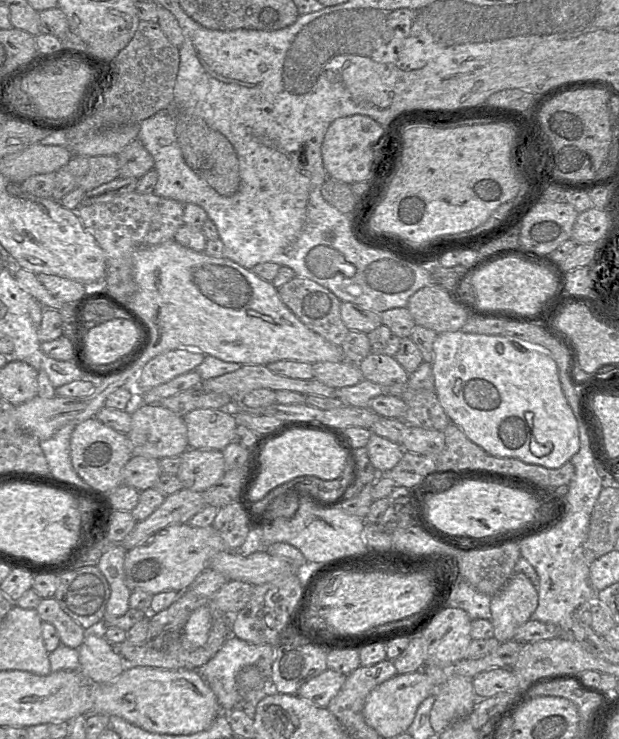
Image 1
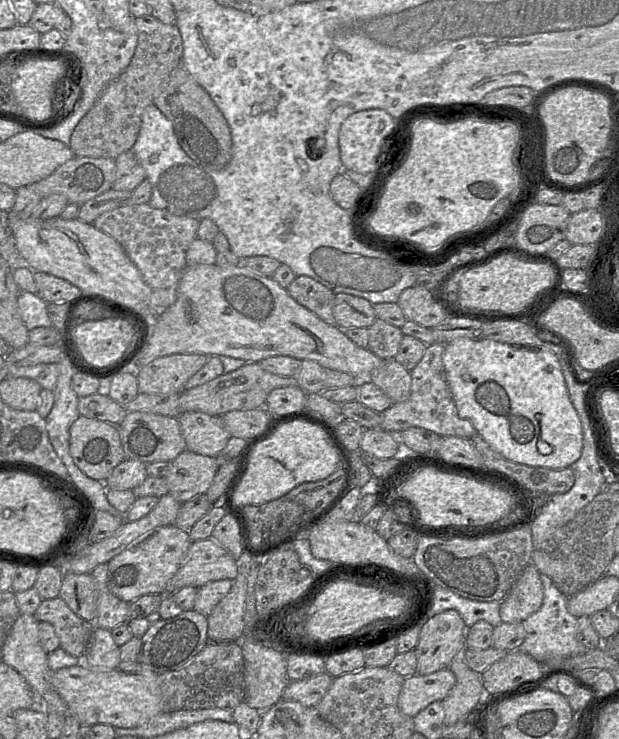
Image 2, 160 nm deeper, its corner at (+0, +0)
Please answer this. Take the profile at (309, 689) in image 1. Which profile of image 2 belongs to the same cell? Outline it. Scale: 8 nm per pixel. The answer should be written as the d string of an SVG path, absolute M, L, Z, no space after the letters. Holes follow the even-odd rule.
M327 672L298 681L290 681L282 699L296 701L306 707L314 707L324 697L331 686L333 677Z

